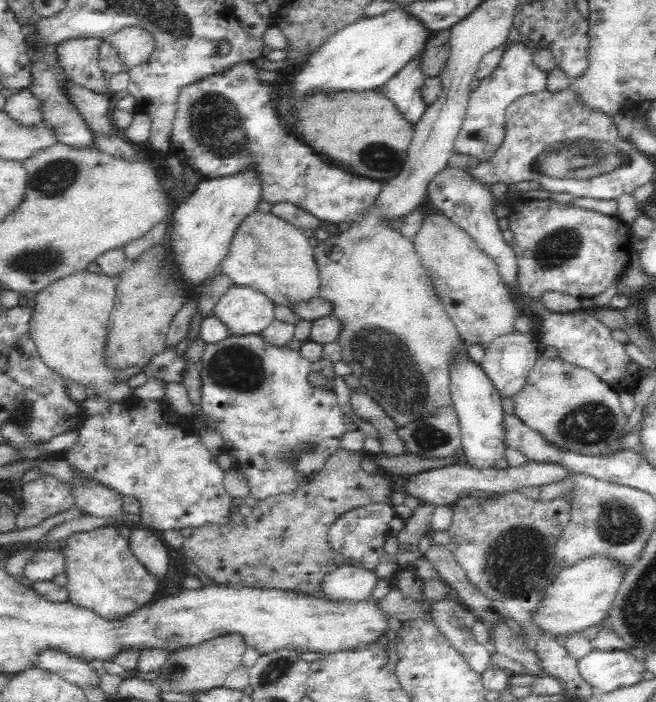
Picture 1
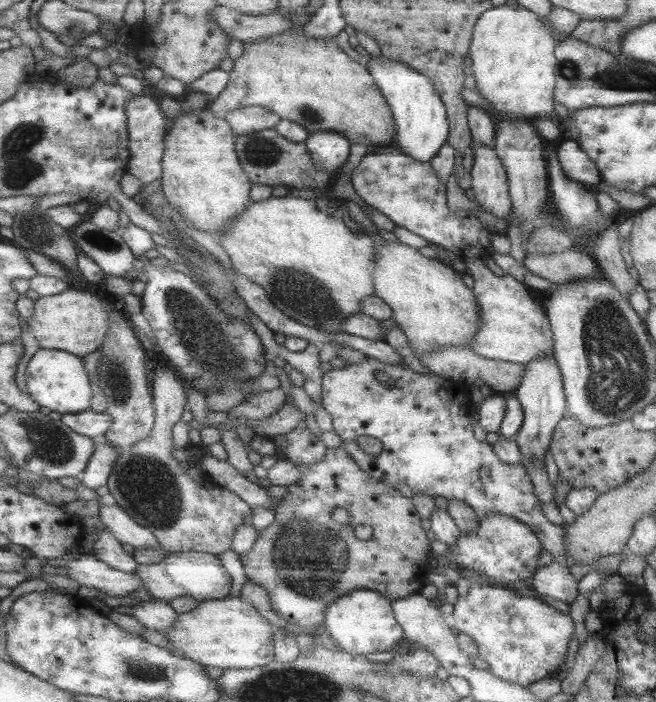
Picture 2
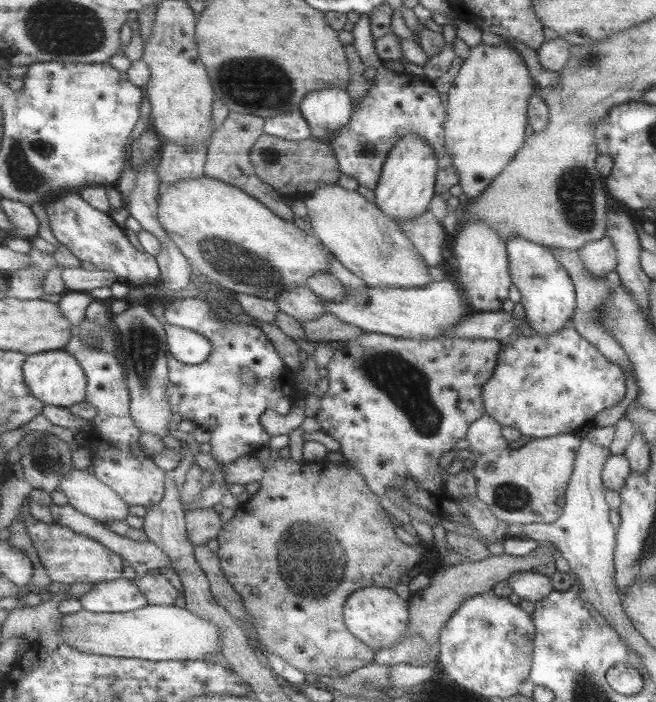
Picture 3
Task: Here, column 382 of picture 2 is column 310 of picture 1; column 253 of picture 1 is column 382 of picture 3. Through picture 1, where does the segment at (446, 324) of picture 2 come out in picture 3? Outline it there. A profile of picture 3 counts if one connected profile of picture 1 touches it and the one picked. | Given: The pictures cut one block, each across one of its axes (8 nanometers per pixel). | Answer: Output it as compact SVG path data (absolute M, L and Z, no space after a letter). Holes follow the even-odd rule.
M340 183L327 184L302 200L308 208L315 236L321 238L334 256L367 286L415 288L433 282L429 264L400 224L358 190L351 191Z

